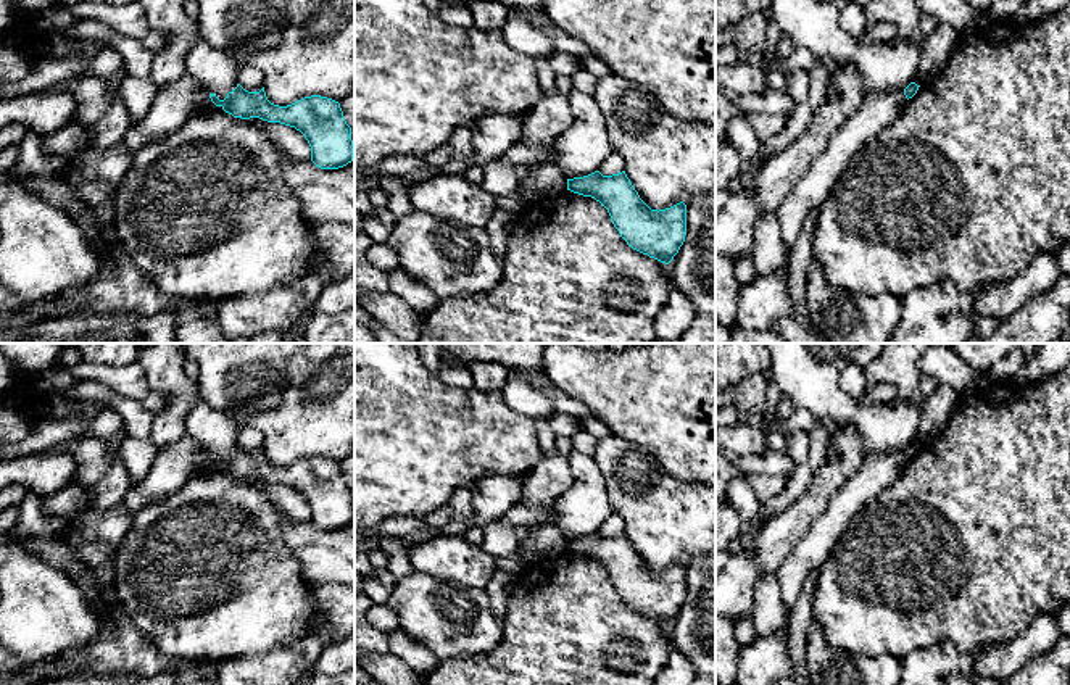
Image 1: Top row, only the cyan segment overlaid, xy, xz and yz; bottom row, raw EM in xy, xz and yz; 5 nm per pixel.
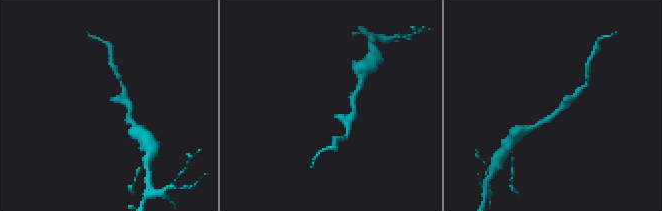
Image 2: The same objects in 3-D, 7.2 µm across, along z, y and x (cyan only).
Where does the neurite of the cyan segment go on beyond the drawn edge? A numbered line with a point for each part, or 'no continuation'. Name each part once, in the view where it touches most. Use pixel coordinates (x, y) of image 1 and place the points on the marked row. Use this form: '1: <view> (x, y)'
no continuation

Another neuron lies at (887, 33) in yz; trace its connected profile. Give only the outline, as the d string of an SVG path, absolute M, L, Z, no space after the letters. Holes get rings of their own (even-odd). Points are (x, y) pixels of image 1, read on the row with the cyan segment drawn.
M881 23L875 27L869 27L864 34L864 42L873 45L896 45L898 42L898 27L893 23Z

